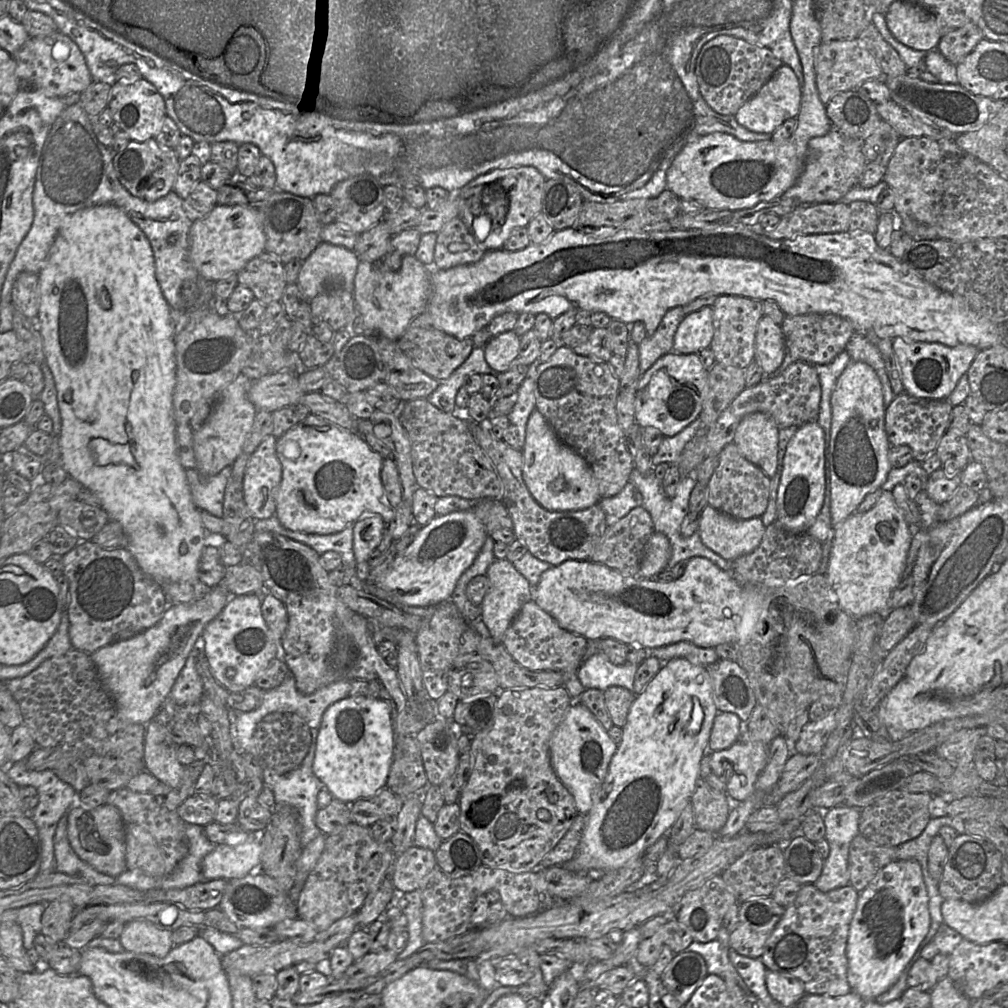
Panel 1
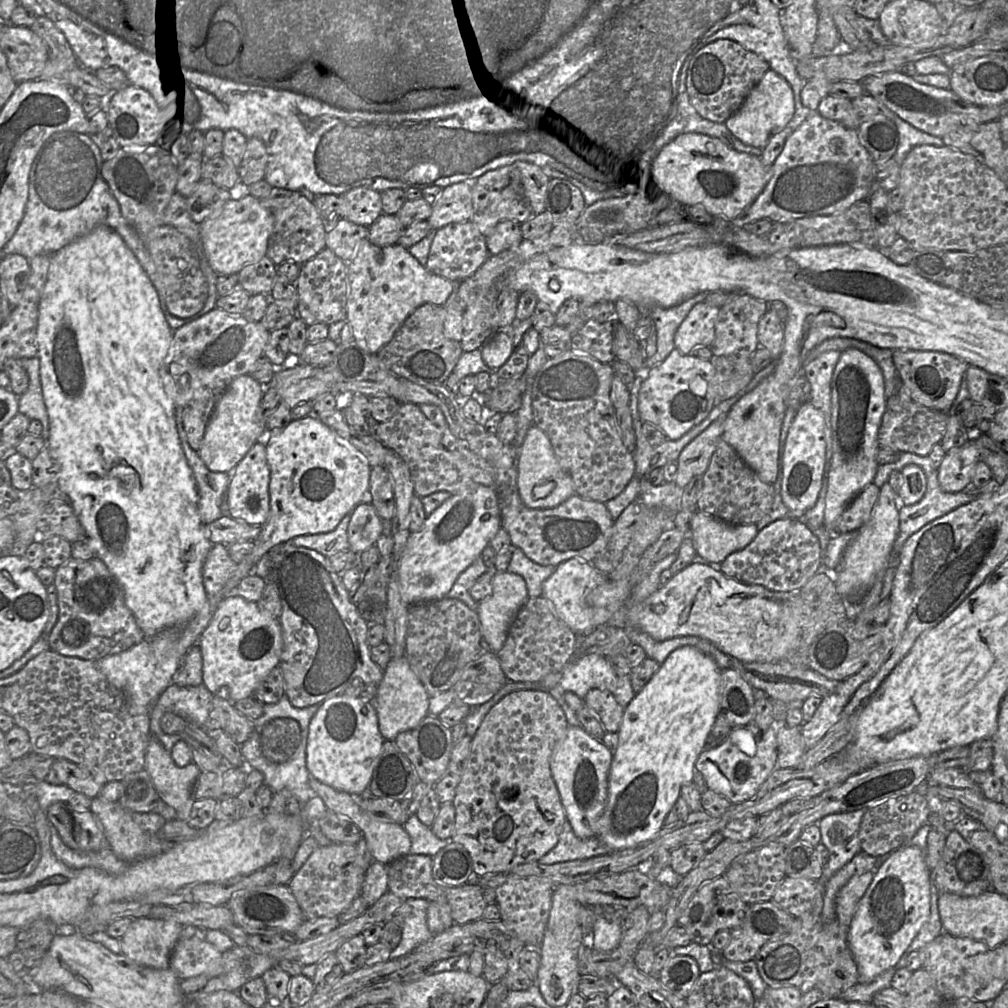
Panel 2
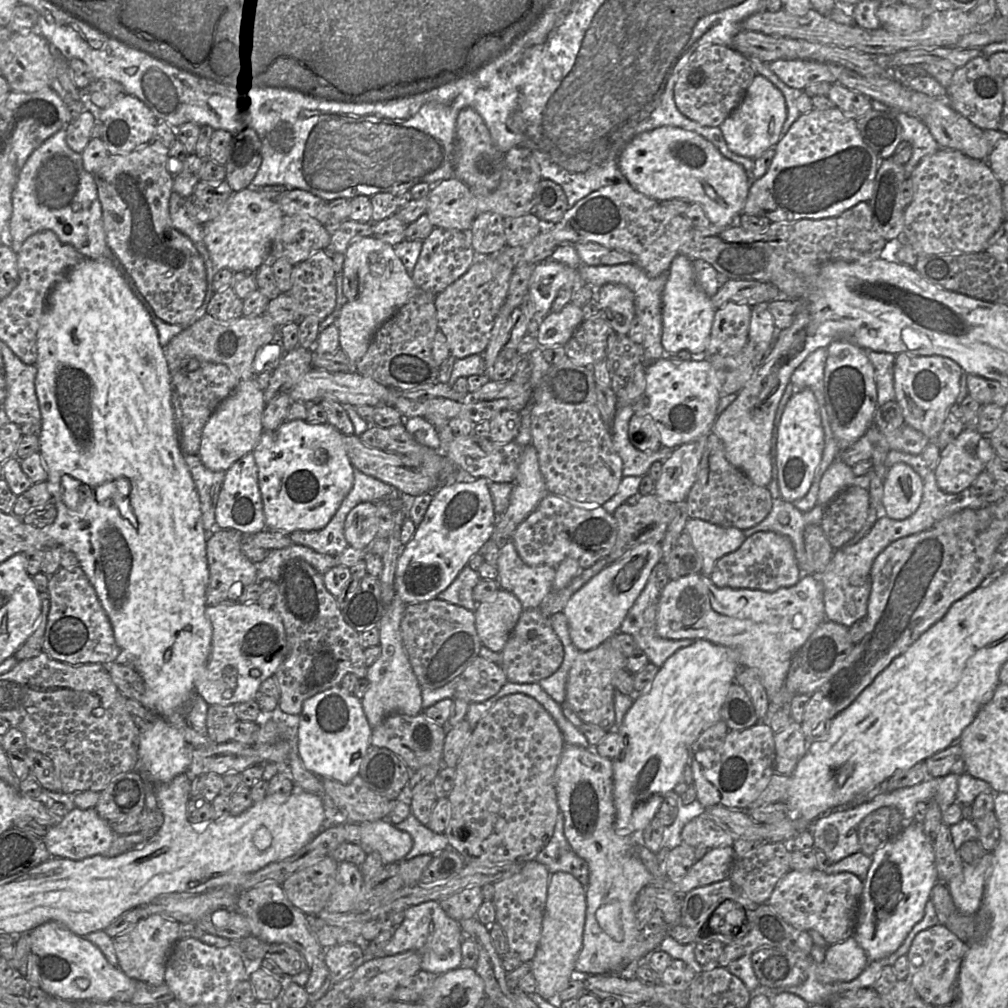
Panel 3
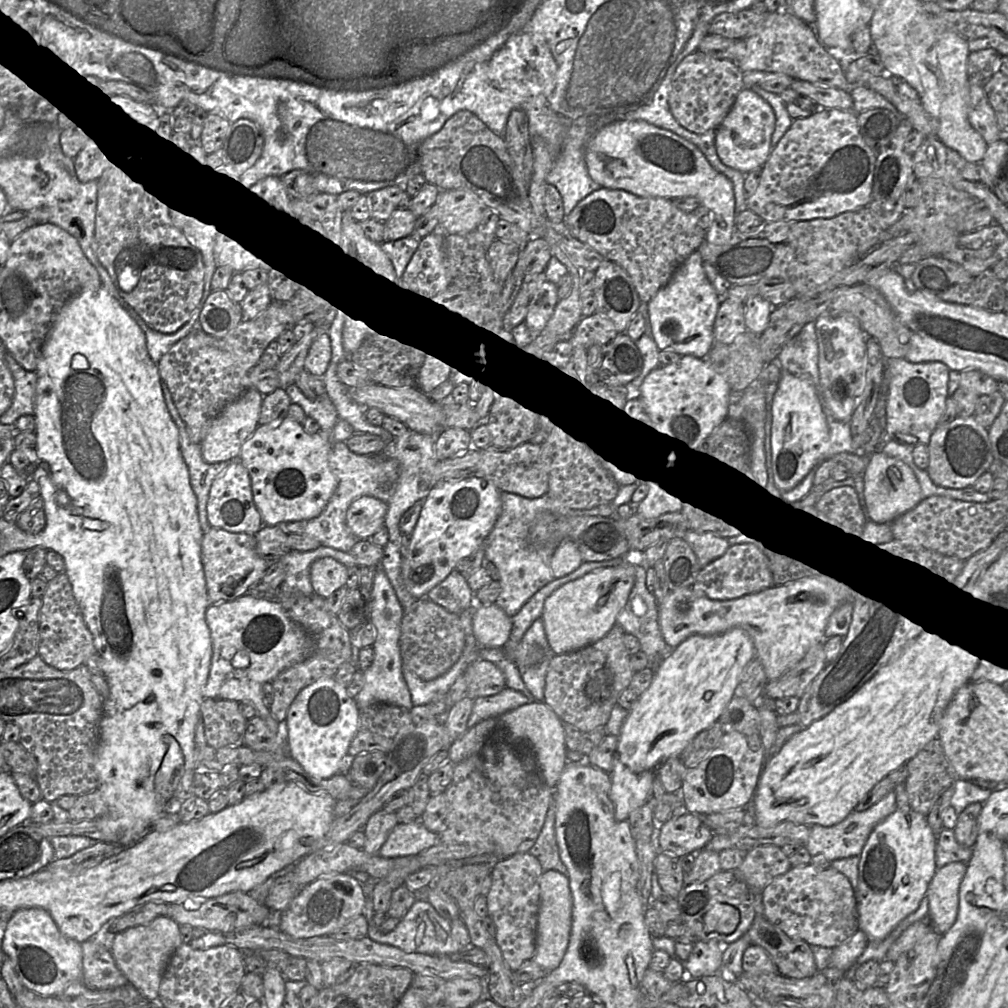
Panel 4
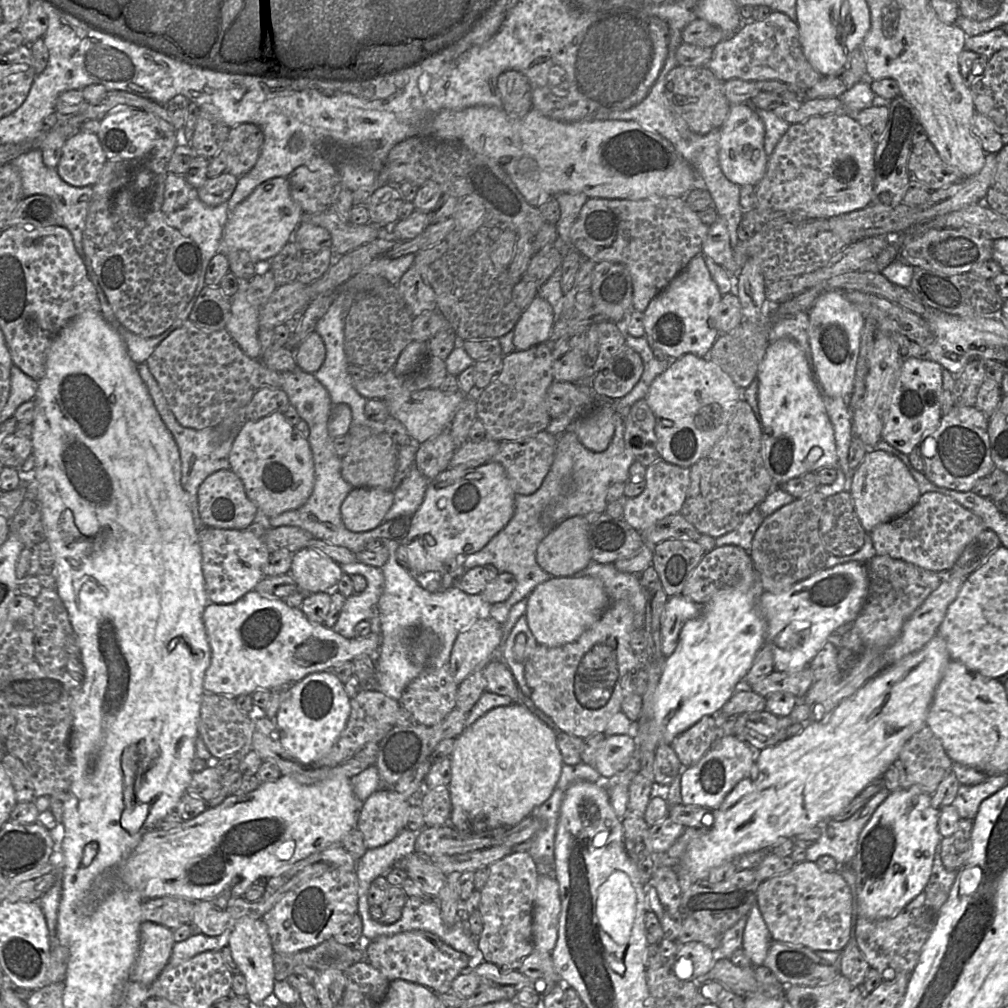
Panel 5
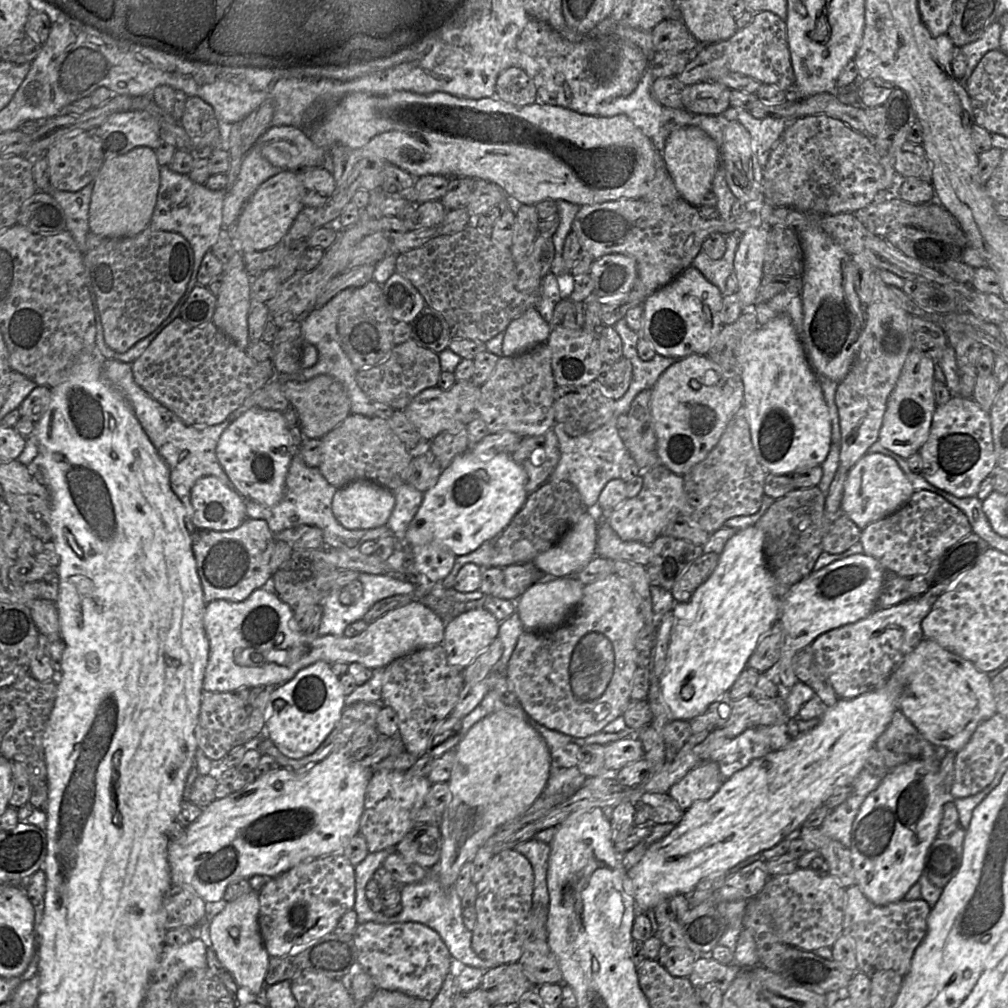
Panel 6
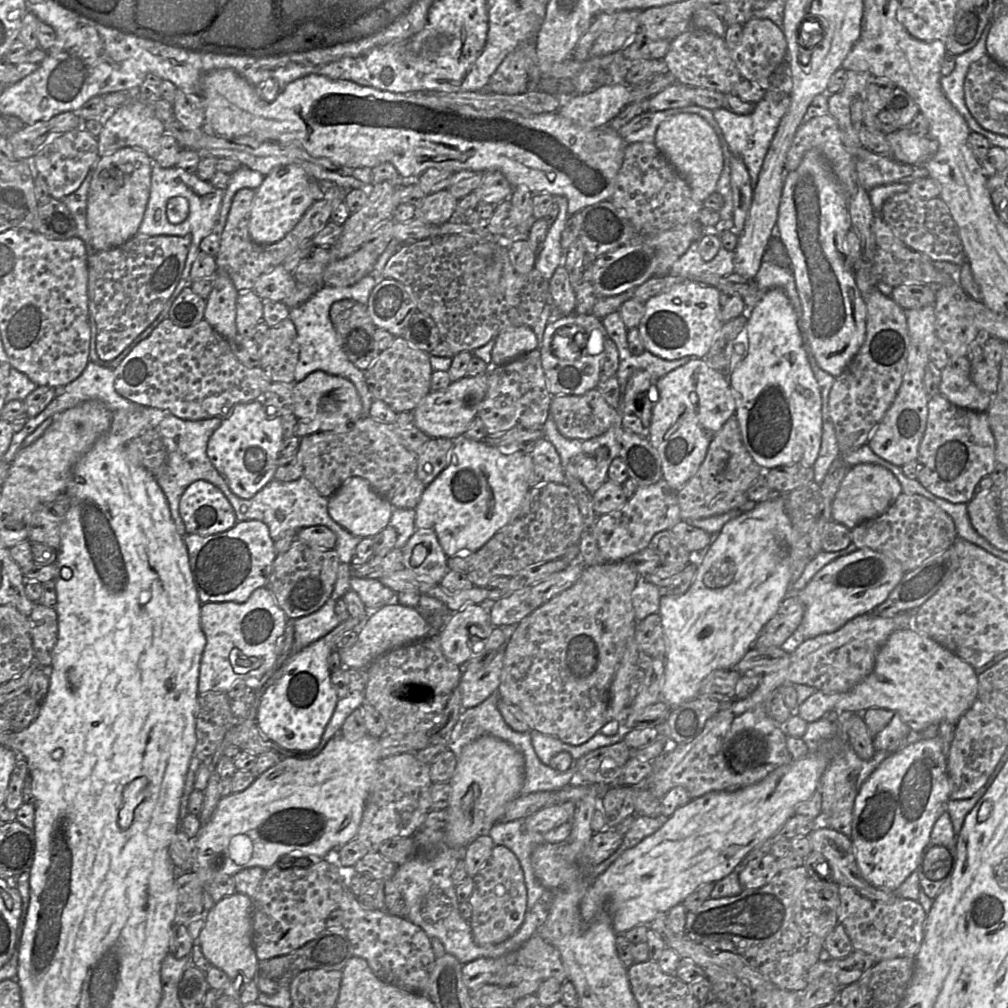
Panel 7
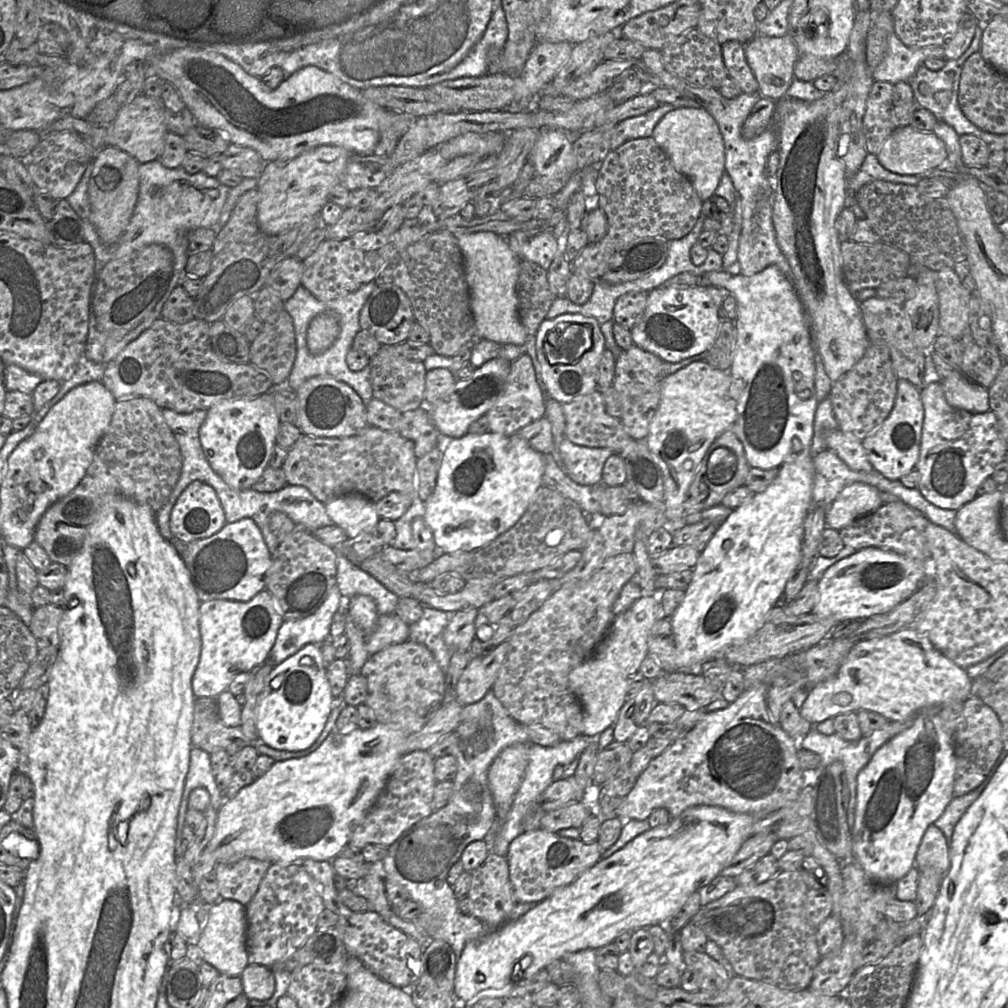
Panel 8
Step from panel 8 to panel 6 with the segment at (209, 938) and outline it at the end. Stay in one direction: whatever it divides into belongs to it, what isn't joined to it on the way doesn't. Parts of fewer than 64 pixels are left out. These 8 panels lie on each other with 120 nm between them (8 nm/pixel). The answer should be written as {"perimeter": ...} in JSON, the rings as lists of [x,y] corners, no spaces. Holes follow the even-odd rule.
{"perimeter":[[[251,891],[227,902],[208,921],[210,948],[227,971],[235,978],[245,994],[256,994],[265,985],[270,956],[267,953],[260,934],[258,914],[258,893]]]}

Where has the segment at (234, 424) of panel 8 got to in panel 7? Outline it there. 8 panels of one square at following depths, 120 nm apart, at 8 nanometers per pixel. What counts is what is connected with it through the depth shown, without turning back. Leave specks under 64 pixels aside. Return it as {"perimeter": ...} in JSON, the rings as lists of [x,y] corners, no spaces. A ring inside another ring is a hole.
{"perimeter":[[[257,399],[236,405],[223,418],[208,441],[207,456],[232,493],[250,499],[274,479],[283,440],[282,417]]]}

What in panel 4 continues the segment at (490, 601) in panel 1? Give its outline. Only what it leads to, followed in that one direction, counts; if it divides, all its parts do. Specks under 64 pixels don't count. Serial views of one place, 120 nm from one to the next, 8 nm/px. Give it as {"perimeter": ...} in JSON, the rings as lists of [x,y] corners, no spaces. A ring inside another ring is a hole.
{"perimeter":[[[496,603],[476,605],[472,616],[473,635],[483,648],[503,648],[510,638],[512,618]]]}

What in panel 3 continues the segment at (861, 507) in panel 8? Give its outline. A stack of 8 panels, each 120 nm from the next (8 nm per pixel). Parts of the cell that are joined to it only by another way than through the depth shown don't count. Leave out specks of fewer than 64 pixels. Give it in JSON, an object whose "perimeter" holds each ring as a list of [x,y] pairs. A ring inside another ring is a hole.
{"perimeter":[[[905,463],[889,467],[883,486],[884,516],[902,520],[915,513],[921,502],[923,483],[912,467]]]}

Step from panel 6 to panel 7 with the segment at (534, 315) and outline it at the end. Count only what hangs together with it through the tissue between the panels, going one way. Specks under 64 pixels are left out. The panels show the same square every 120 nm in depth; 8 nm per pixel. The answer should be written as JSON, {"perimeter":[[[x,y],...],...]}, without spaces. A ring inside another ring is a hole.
{"perimeter":[[[509,327],[500,332],[492,350],[492,365],[504,365],[539,347],[533,328]]]}

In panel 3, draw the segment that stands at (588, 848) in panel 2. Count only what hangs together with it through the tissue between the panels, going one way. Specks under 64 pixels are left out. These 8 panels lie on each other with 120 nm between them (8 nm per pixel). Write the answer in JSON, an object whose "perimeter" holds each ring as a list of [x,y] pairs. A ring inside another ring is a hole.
{"perimeter":[[[559,813],[550,841],[534,860],[544,865],[551,874],[556,872],[571,874],[586,887],[589,881],[588,864],[571,848],[565,838],[563,824],[563,815]]]}

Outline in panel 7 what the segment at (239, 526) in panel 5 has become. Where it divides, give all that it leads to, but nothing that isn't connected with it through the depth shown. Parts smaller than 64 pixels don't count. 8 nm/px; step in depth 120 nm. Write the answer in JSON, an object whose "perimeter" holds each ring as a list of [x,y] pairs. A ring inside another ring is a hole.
{"perimeter":[[[198,480],[183,492],[179,513],[187,534],[210,536],[232,528],[236,523],[233,507],[213,484]]]}

